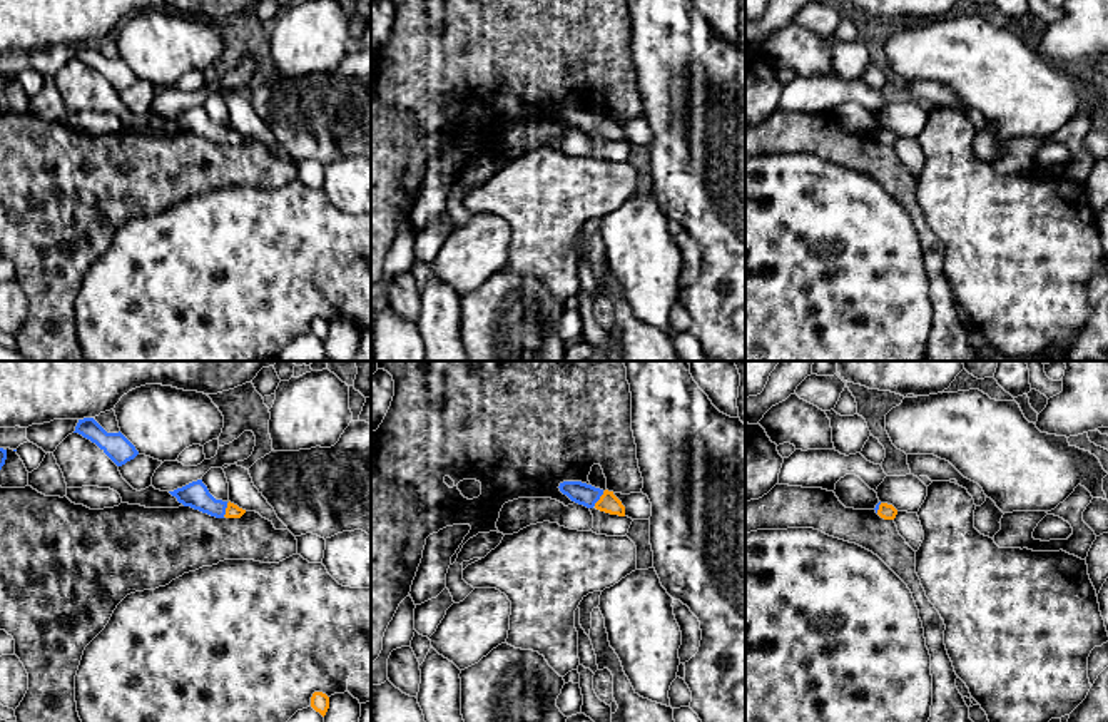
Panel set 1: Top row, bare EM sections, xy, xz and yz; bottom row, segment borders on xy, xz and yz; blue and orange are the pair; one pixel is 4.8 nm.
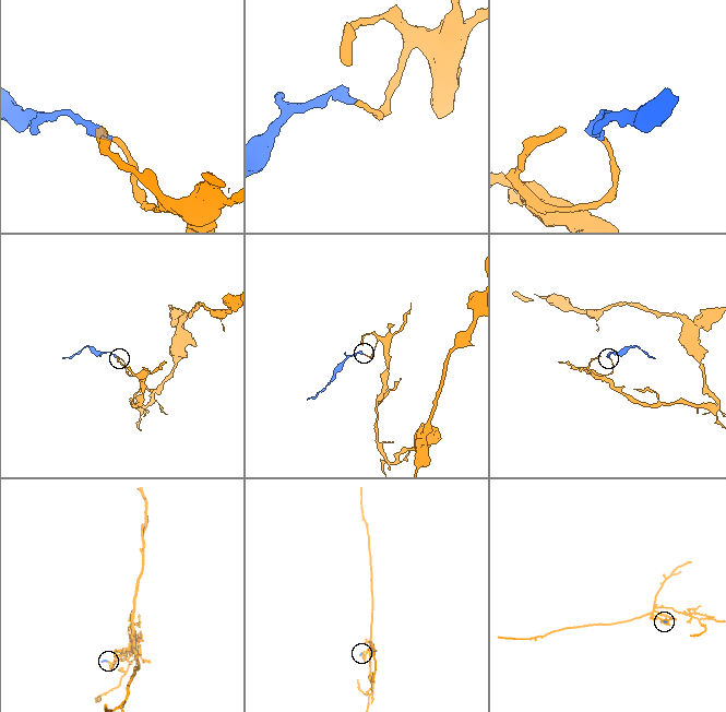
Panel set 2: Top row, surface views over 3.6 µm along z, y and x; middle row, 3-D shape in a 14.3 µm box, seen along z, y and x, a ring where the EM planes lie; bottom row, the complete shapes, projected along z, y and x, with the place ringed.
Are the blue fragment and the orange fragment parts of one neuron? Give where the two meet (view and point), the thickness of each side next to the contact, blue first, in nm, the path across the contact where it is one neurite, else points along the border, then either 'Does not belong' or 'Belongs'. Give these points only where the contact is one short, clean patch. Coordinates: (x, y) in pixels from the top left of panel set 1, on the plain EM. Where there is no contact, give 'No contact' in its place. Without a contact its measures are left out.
Touches blue at xz (599, 124). Thickness 110 nm (blue) against 90 nm. Path across: xz (582, 119), (599, 124), (609, 129). Belongs

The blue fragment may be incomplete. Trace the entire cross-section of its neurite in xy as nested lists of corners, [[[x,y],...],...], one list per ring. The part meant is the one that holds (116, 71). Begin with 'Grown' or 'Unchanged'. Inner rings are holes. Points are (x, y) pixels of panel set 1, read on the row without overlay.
Unchanged. [[[94,43],[79,45],[74,58],[95,69],[117,92],[139,80],[135,72],[120,57],[107,58]]]

